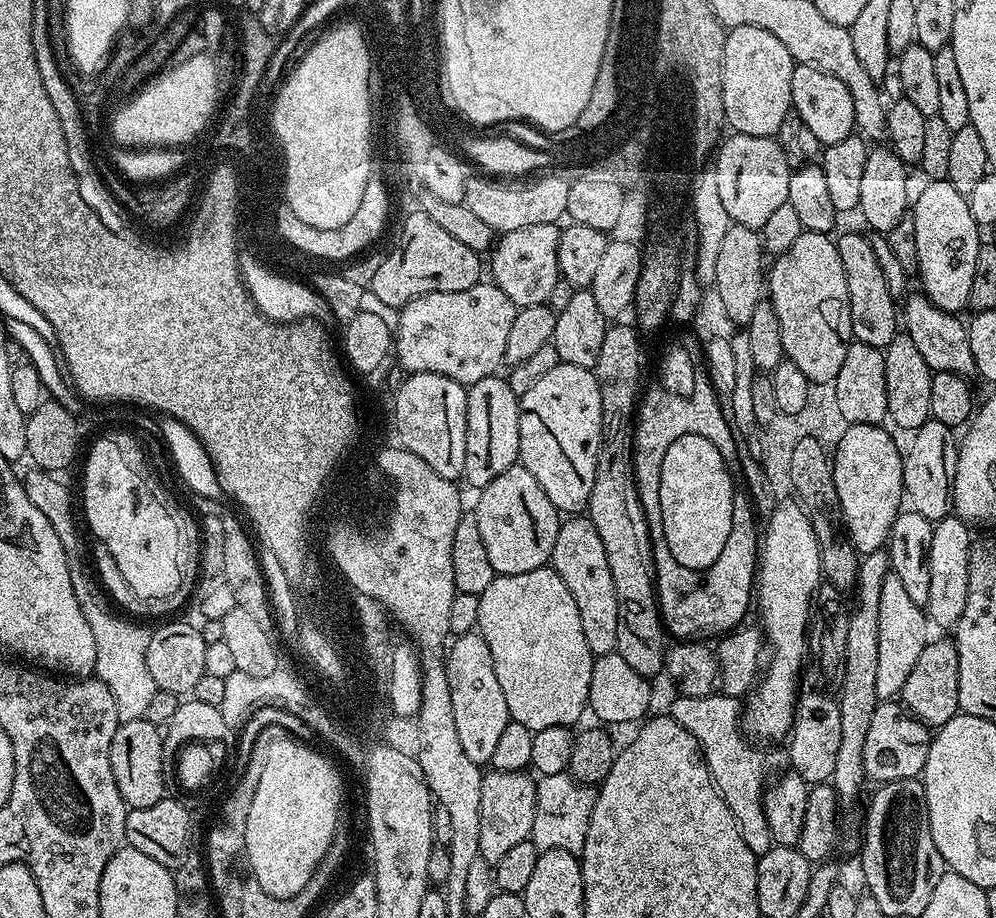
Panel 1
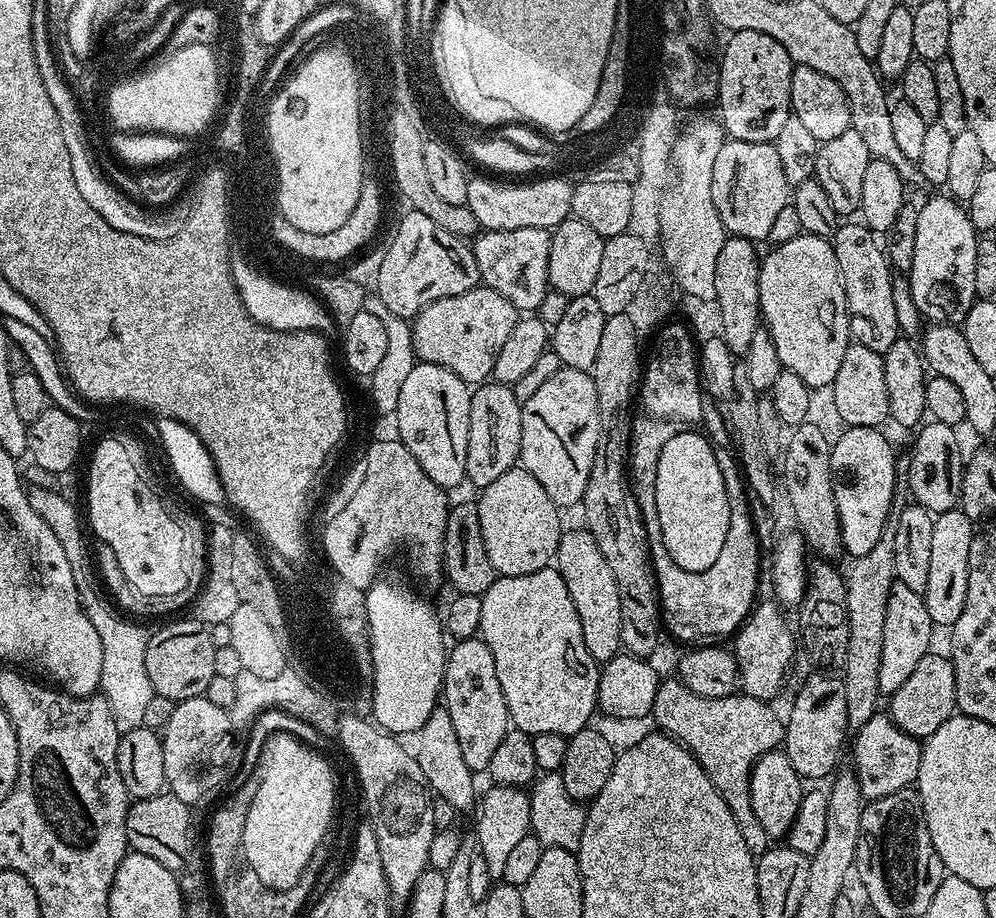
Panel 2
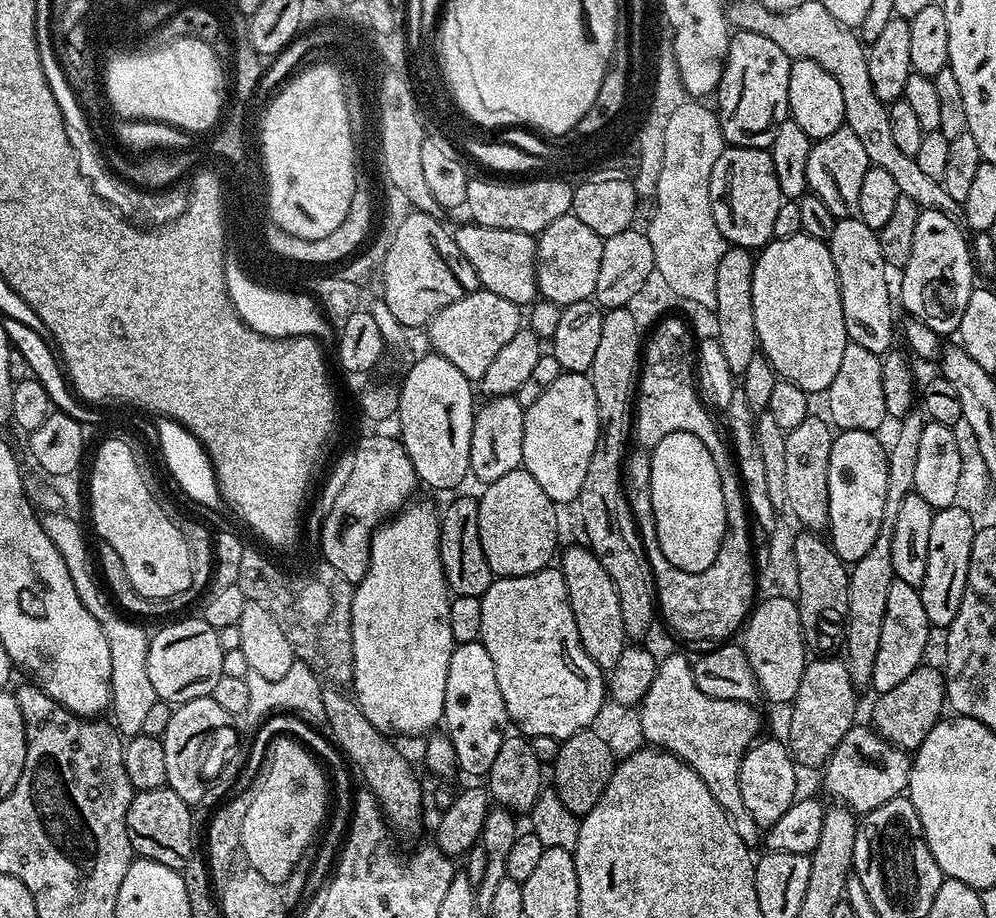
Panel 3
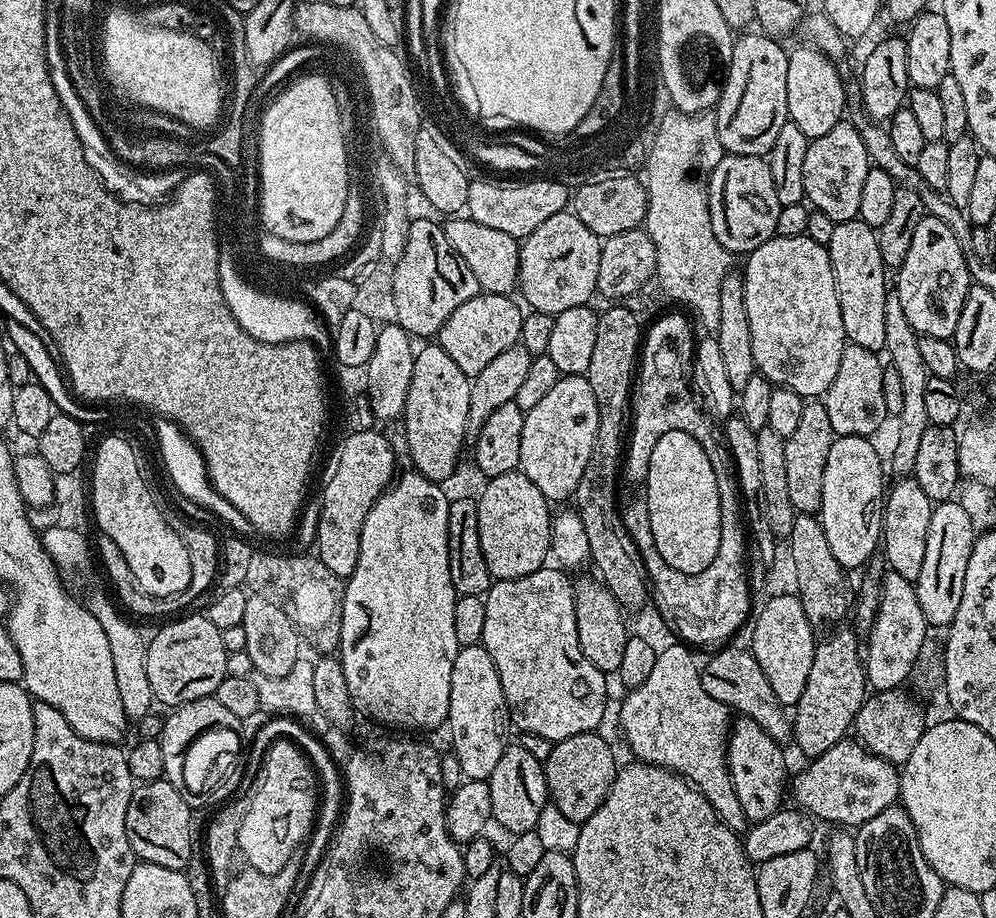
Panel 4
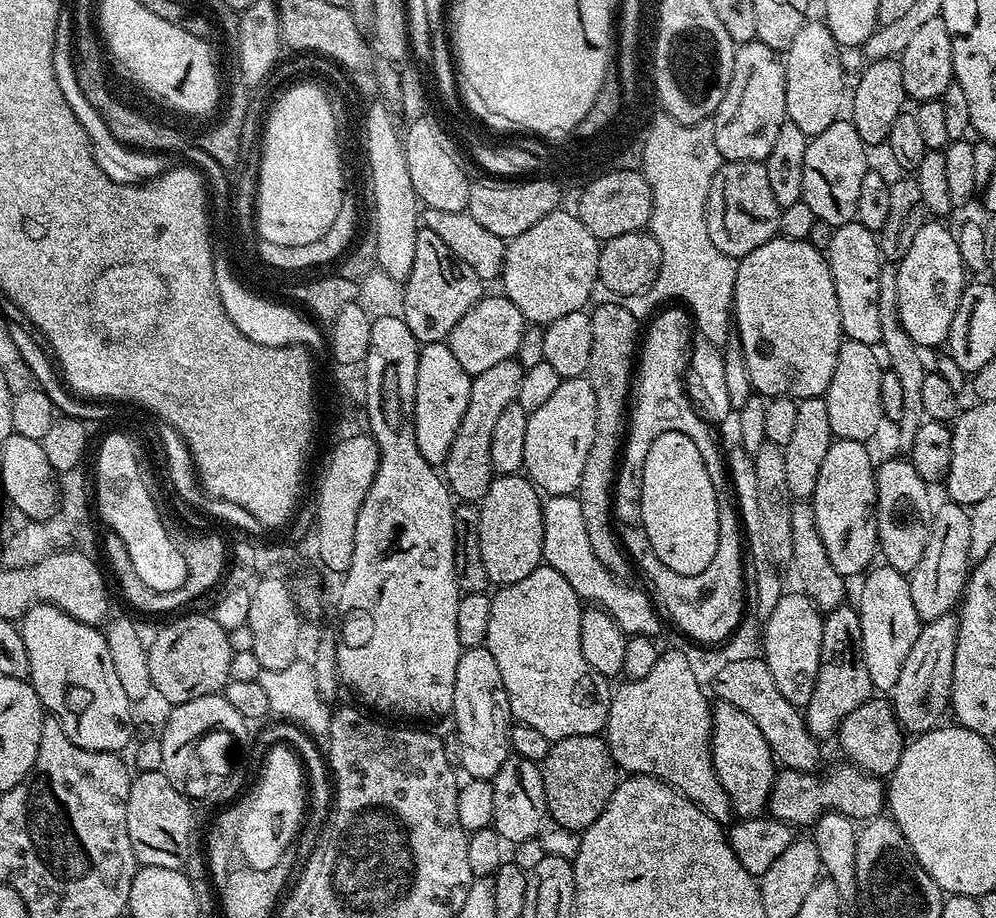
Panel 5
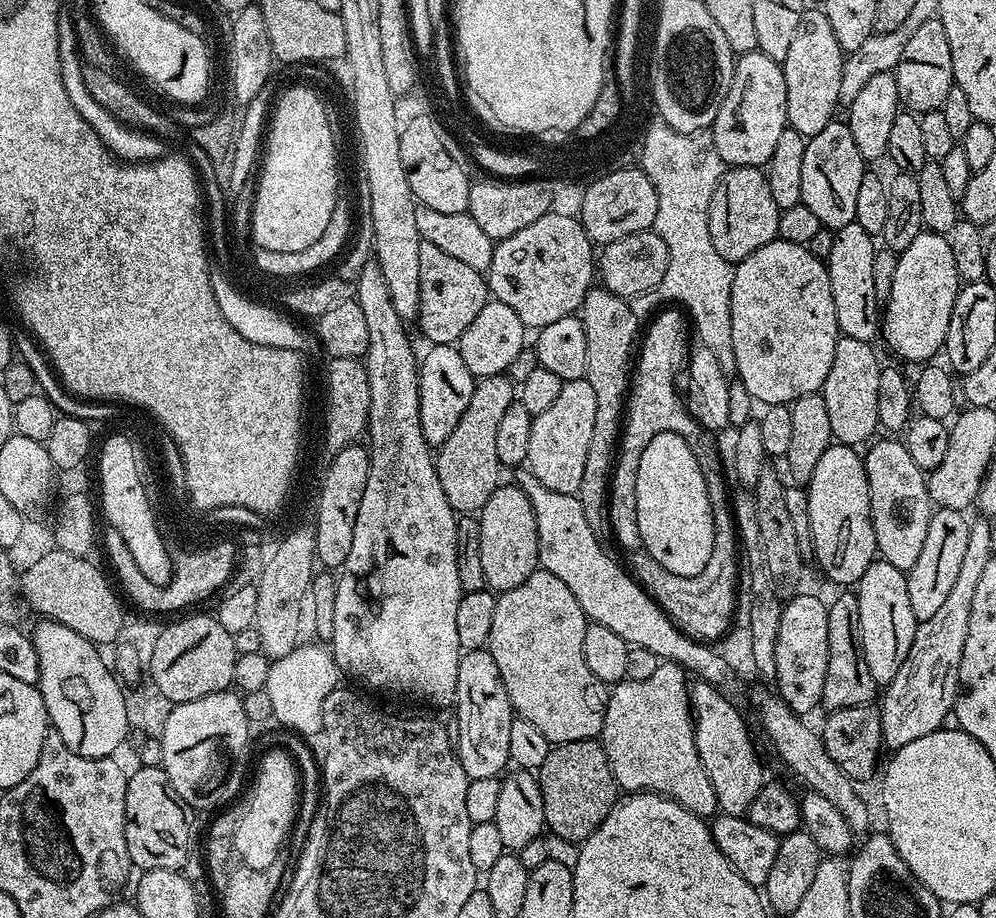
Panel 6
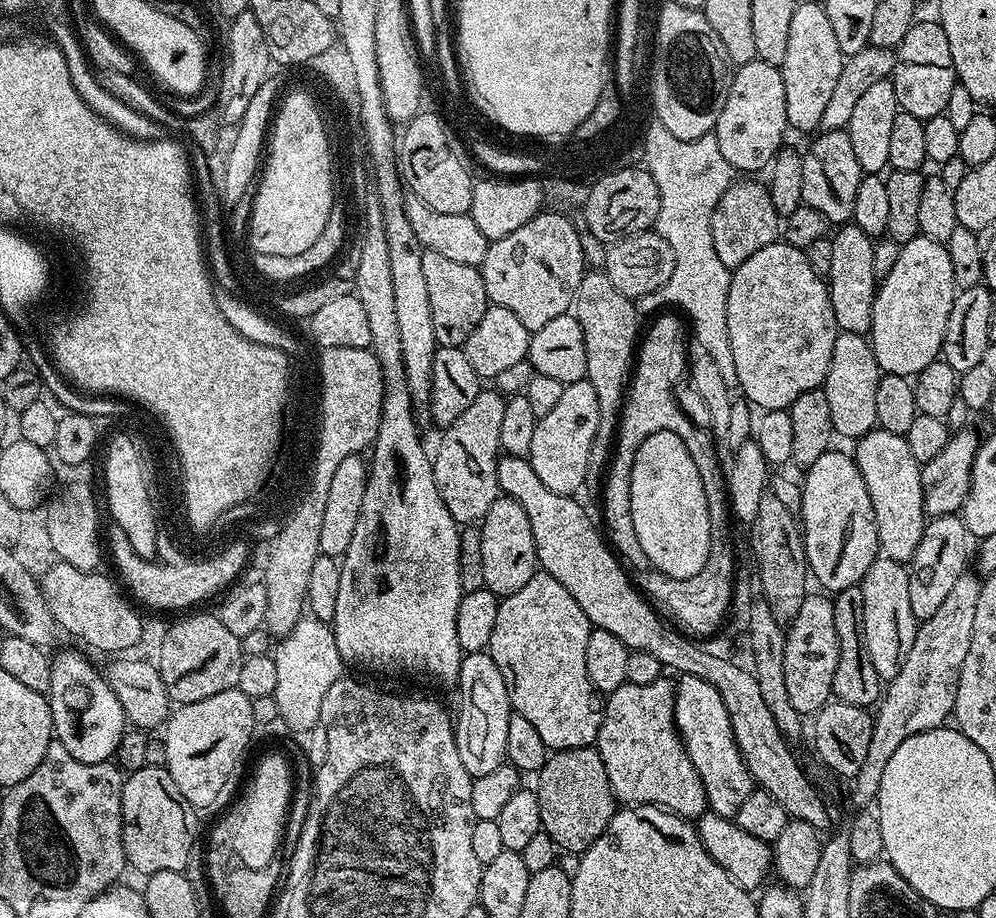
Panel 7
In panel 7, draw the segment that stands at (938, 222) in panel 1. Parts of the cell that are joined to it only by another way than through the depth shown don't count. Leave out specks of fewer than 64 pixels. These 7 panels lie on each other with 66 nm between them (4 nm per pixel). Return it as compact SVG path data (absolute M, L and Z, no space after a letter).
M921 235L900 245L898 262L894 262L894 270L890 270L890 274L886 274L886 278L879 281L874 298L870 339L874 358L878 358L881 373L889 372L915 378L919 372L926 370L926 366L930 366L930 362L934 362L941 355L946 322L950 322L950 310L954 306L957 291L954 269L950 267L950 254L945 245Z

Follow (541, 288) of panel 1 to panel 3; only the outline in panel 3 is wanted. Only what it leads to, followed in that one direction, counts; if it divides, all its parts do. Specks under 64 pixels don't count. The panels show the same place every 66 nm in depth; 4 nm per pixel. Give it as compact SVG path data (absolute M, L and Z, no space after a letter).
M467 222L454 235L458 242L458 250L462 250L466 262L474 266L479 287L485 292L499 294L506 302L514 302L521 306L531 305L537 299L536 286L536 242L537 237L530 232L518 230L502 230L494 226L482 226L475 222Z

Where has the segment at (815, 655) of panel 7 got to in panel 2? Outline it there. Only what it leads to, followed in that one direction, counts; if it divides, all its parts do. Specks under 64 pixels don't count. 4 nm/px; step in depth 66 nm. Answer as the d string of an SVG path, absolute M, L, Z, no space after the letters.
M769 598L765 604L757 603L735 633L734 655L736 668L740 672L738 688L745 696L772 702L784 688L784 679L792 668L796 648L798 652L798 640L794 635L793 625L792 628L788 625L783 611L785 612L785 609L772 598Z

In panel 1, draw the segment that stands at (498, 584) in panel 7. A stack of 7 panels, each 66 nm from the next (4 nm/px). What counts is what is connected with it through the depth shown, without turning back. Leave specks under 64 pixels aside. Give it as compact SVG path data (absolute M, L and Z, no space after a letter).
M517 462L512 464L494 482L479 489L474 515L478 518L478 531L482 534L482 542L486 542L486 554L490 554L490 566L494 566L497 576L510 574L526 574L530 570L545 567L551 561L554 550L554 538L558 538L558 530L562 513L556 509L554 502L546 498L546 490L538 486L534 474L526 470L524 465Z

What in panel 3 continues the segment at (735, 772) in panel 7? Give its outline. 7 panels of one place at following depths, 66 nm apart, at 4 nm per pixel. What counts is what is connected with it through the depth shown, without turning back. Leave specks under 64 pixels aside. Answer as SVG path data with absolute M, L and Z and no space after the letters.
M757 739L756 743L745 752L742 758L742 766L738 774L738 787L742 789L746 810L750 810L756 825L767 830L790 810L790 806L798 799L796 792L796 772L798 765L792 759L791 752L788 751L787 743L780 740Z

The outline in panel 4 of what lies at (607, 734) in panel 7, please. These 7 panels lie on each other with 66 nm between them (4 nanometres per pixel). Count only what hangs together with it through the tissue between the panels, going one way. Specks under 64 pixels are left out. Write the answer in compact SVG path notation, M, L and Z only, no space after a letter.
M684 642L668 644L661 647L656 654L654 667L642 686L631 689L628 697L620 704L620 728L624 731L624 740L633 752L637 761L646 764L657 764L660 768L668 768L678 776L683 776L693 788L697 788L714 806L714 814L729 830L737 834L748 831L750 821L738 803L738 793L734 791L734 782L728 769L728 733L734 723L733 713L718 698L710 698L706 690L702 690L698 660L692 657L693 649Z

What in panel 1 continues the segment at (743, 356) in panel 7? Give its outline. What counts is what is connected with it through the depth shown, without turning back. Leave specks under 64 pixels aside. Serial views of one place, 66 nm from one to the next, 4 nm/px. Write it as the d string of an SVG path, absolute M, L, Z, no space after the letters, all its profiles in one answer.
M803 232L790 250L771 261L766 272L766 296L774 314L778 314L778 326L782 326L782 346L786 359L794 362L794 366L798 366L798 370L802 370L813 385L831 385L838 370L842 370L848 345L854 340L846 270L842 270L842 258L838 258L835 239L827 232Z

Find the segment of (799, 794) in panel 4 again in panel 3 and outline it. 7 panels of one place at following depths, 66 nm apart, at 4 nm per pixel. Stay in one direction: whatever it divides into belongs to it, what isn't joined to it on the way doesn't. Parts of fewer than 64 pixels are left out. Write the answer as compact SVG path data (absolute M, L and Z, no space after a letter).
M854 726L838 742L834 754L823 765L824 788L846 808L852 809L857 814L867 814L870 810L878 810L890 798L905 795L912 761L909 753L903 748L895 748L889 740L883 740L880 733L871 727Z

